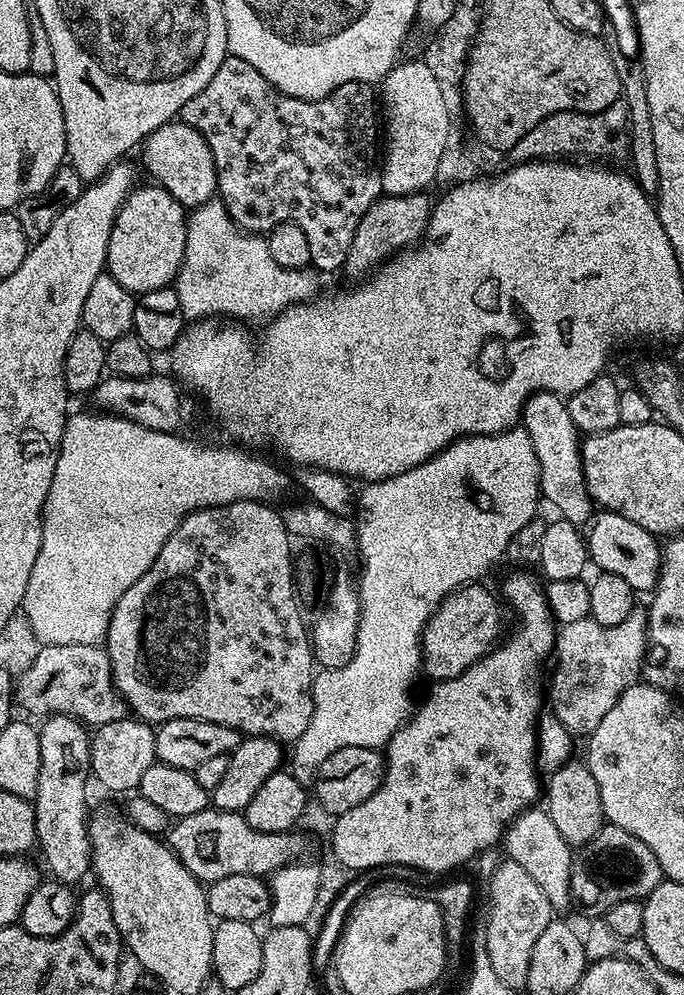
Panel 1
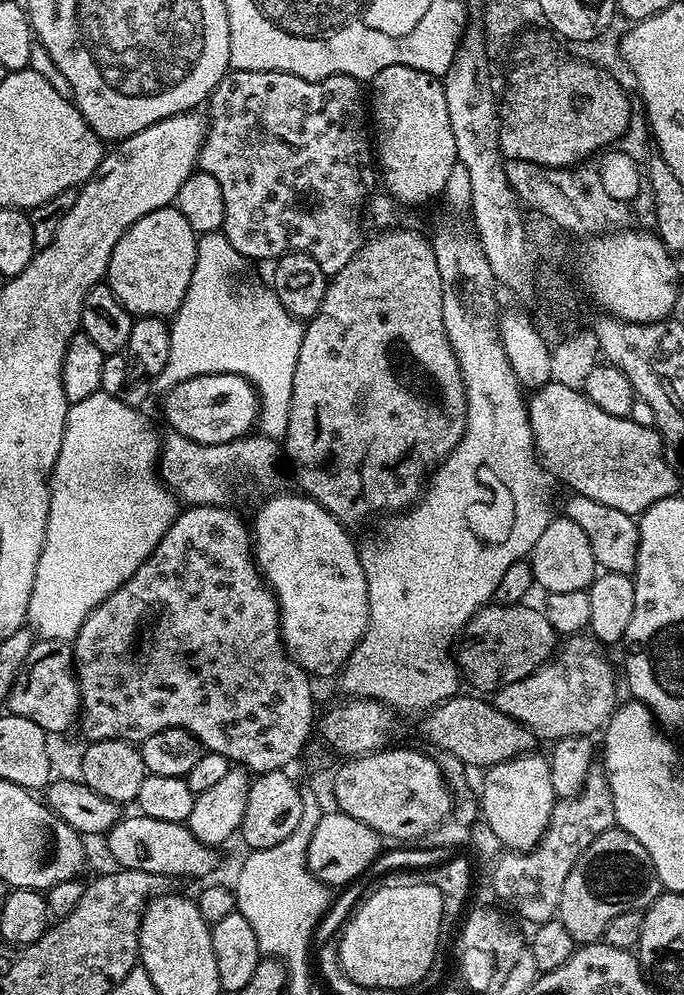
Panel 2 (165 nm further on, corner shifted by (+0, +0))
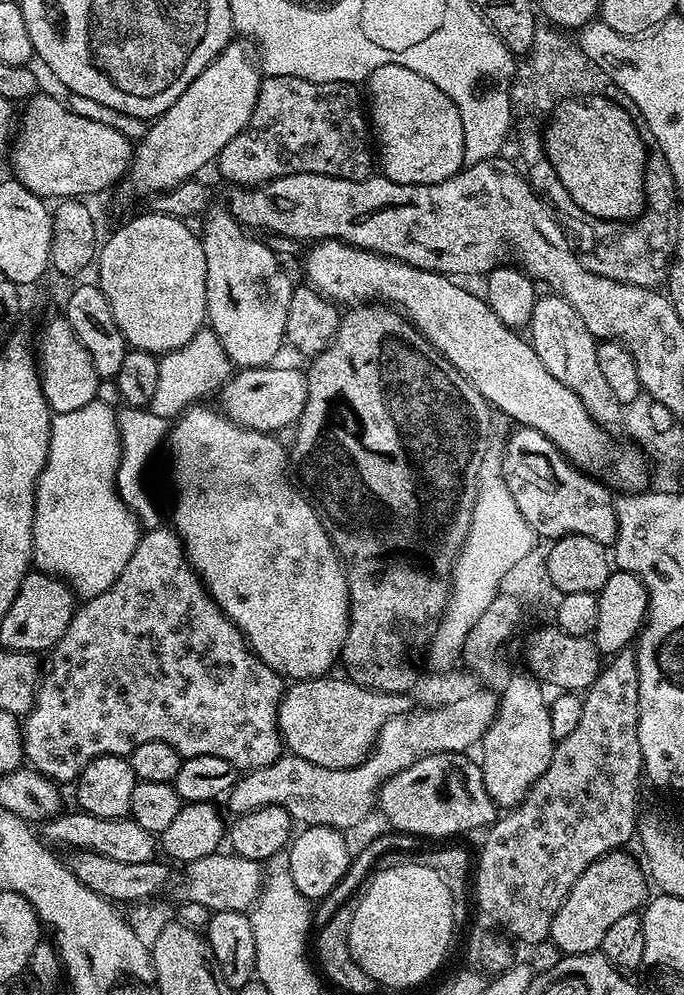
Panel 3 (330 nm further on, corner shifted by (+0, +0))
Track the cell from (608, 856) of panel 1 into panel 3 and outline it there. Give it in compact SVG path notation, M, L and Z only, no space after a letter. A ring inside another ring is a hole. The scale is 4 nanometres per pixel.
M624 850L608 852L587 866L558 907L557 913L553 916L549 937L552 944L558 946L558 950L564 956L599 952L602 938L606 930L610 930L612 923L618 922L622 914L630 914L645 907L650 896L649 877L641 861L639 859L636 861L626 853Z

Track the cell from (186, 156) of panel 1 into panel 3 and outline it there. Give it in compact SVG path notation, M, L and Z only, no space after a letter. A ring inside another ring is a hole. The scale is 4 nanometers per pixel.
M227 207L211 208L203 213L204 232L199 233L200 245L206 254L207 323L222 342L225 354L237 369L271 365L275 361L272 359L279 354L280 347L285 347L286 344L284 331L294 281L280 269L281 257L267 243L255 240L252 237L255 235L233 218Z

